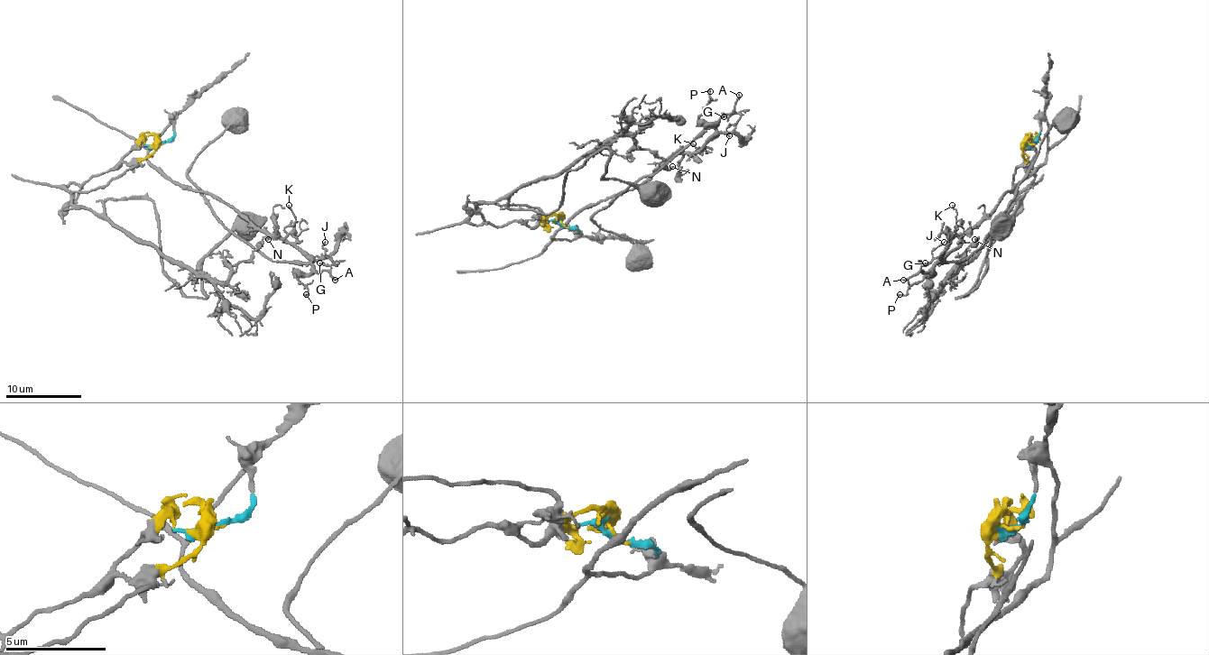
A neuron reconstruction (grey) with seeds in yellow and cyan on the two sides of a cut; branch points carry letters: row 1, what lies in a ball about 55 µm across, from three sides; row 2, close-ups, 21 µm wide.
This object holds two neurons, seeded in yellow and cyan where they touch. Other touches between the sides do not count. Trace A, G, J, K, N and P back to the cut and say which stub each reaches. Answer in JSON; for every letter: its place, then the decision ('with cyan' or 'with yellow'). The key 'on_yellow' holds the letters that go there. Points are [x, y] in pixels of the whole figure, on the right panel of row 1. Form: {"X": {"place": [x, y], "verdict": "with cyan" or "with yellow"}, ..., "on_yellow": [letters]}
{"A": {"place": [903, 280], "verdict": "with cyan"}, "G": {"place": [925, 262], "verdict": "with cyan"}, "J": {"place": [944, 242], "verdict": "with cyan"}, "K": {"place": [952, 205], "verdict": "with cyan"}, "N": {"place": [974, 239], "verdict": "with yellow"}, "P": {"place": [899, 294], "verdict": "with cyan"}, "on_yellow": ["N"]}

